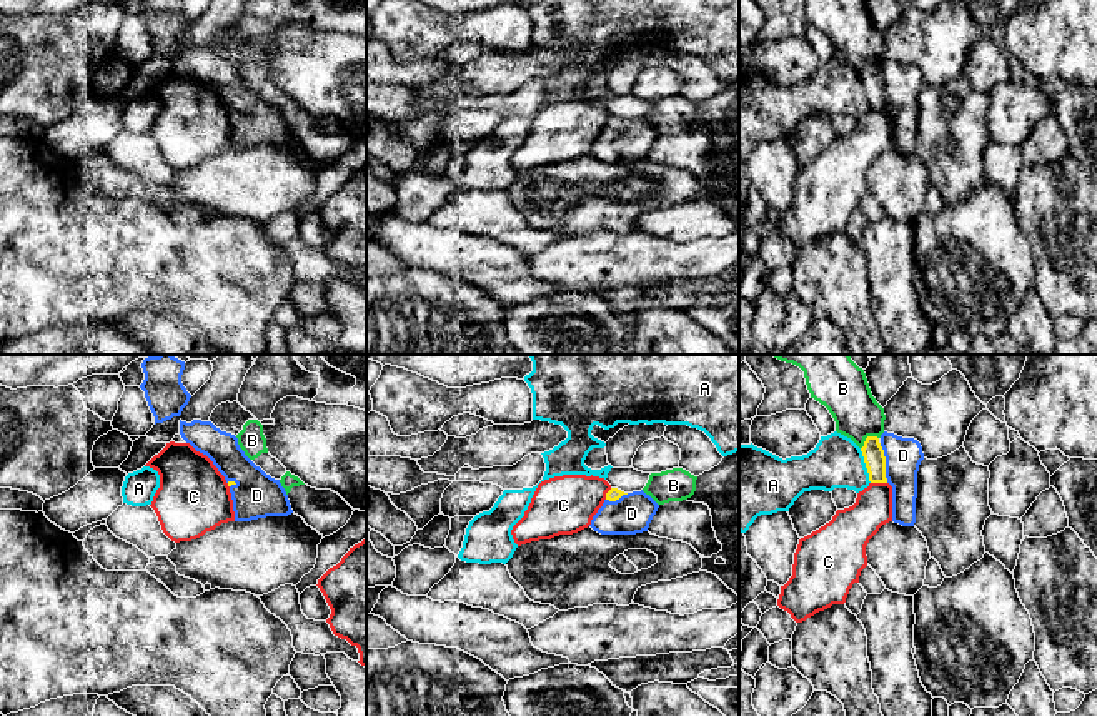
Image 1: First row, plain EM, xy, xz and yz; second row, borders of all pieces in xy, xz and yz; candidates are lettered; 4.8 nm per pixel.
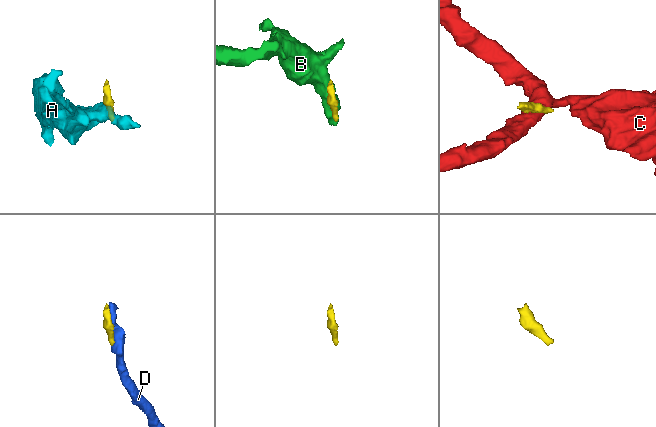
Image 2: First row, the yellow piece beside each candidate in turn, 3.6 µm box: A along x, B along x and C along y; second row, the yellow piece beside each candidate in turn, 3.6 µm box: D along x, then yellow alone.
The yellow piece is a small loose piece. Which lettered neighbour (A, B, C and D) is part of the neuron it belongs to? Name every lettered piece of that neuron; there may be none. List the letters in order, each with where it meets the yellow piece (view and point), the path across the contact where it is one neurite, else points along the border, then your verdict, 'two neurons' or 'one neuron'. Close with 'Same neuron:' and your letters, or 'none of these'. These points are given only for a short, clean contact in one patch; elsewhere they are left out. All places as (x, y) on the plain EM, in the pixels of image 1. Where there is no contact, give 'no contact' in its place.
A: meets yellow in yz at (866, 92); border along yz (859, 75), (871, 109); two neurons
B: meets yellow in yz at (866, 65); two neurons
C: meets yellow in yz at (879, 109); border along yz (871, 109), (886, 110); two neurons
D: meets yellow in yz at (884, 90); one neuron
Same neuron: D

